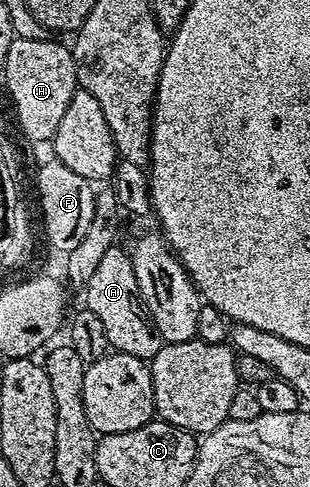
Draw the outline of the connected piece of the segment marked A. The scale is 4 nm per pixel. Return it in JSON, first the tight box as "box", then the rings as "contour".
{"box":[84,244,164,360],"contour":[[[115,244],[104,253],[96,272],[84,287],[84,294],[85,309],[91,310],[104,323],[111,351],[143,360],[154,358],[156,352],[160,352],[164,344],[162,337],[154,327],[154,321],[151,320],[150,312],[146,308],[146,301],[142,299],[130,255],[123,247],[121,250],[121,245]]]}

